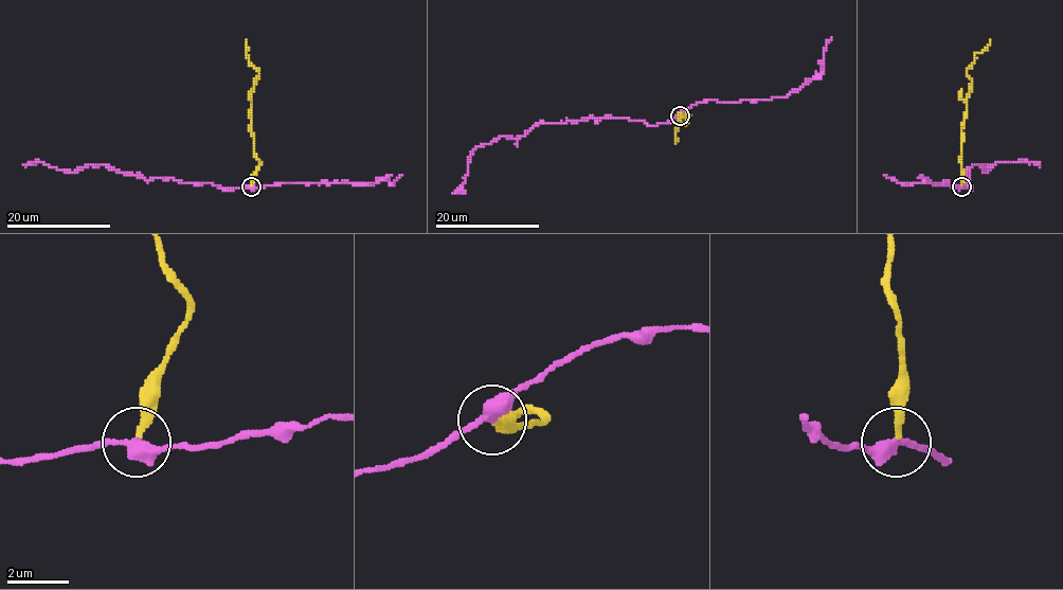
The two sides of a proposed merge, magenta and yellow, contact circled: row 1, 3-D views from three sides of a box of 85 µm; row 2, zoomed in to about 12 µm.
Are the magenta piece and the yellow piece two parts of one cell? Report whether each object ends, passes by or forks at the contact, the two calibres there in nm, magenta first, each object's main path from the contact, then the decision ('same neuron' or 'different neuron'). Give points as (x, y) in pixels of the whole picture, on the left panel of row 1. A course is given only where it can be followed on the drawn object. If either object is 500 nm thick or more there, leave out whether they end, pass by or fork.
magenta passes by | yellow ends | 400/240 nm | magenta via (251, 185), (232, 190), (173, 178), (145, 179), (105, 165), (70, 172), (39, 161), (23, 165) | yellow via (251, 185), (259, 165), (254, 154), (251, 122), (251, 96), (258, 71), (247, 54), (247, 40) | different neuron

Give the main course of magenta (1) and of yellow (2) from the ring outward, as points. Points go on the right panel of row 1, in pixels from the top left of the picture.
1: (962, 185), (971, 189), (964, 178), (968, 179), (972, 165), (984, 166), (983, 172), (1006, 161), (1040, 165)
2: (962, 185), (962, 122), (971, 83), (968, 71), (975, 54), (991, 40)

